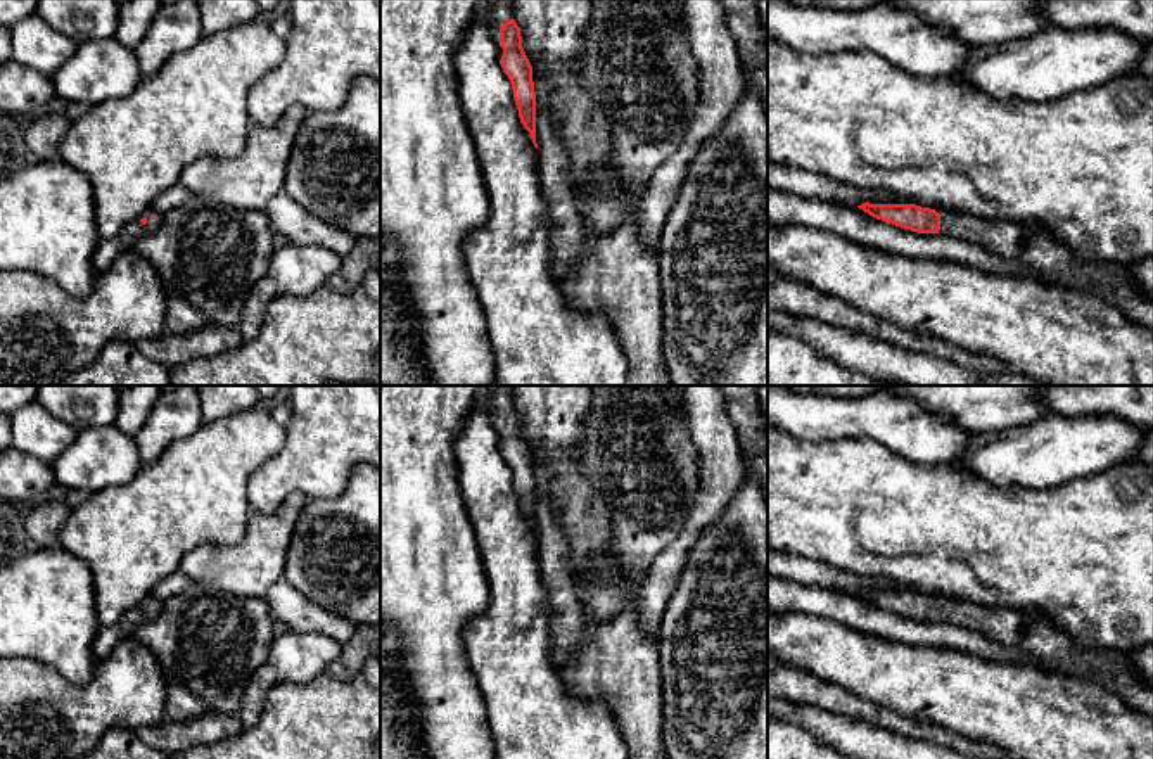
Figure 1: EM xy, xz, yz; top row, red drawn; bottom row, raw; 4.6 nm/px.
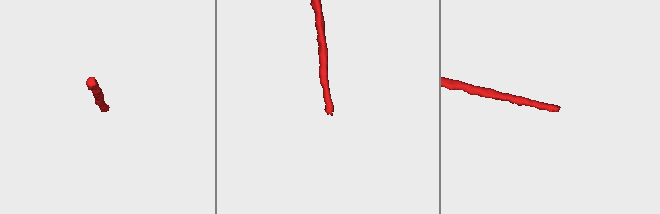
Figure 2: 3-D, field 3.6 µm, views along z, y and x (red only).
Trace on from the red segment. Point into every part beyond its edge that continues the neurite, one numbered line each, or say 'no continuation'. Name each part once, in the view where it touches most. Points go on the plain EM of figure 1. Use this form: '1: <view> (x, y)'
1: xz (498, 398)

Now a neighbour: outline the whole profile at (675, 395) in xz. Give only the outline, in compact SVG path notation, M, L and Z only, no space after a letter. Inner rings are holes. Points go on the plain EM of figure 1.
M659 386L659 387L664 391L666 398L672 408L681 410L681 411L686 410L685 386Z

